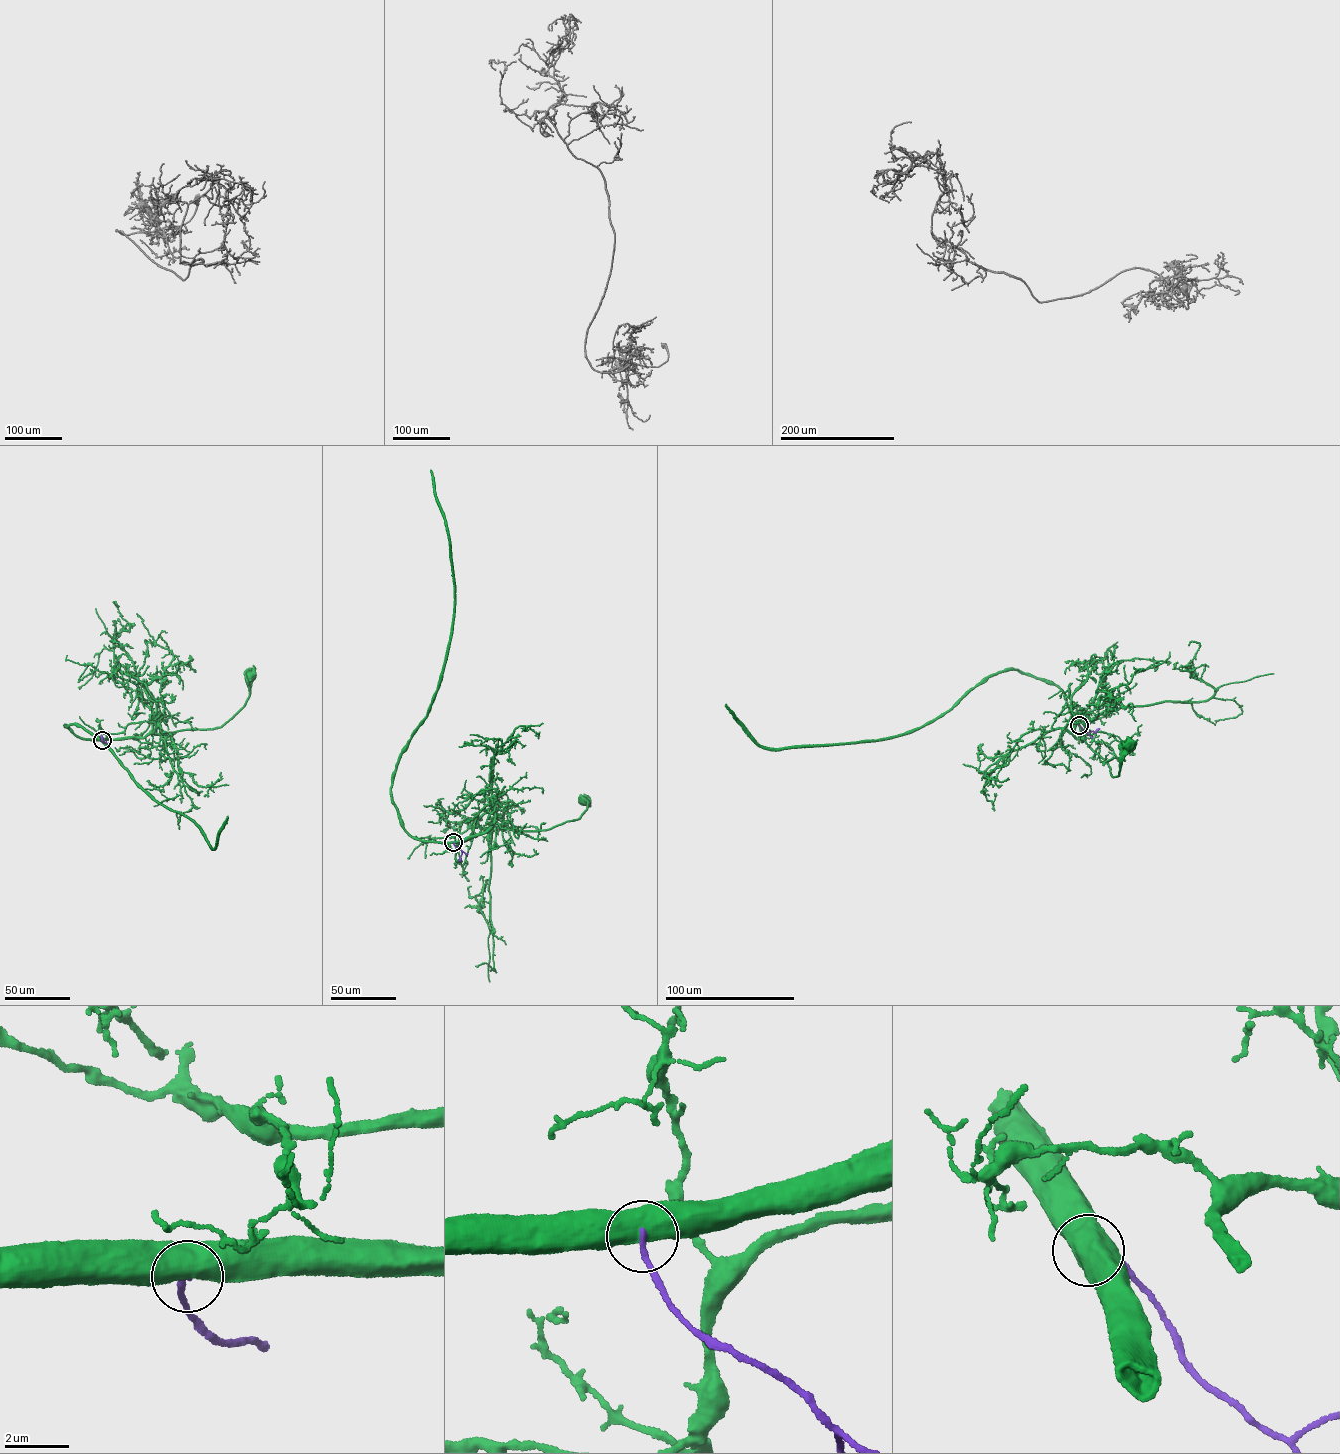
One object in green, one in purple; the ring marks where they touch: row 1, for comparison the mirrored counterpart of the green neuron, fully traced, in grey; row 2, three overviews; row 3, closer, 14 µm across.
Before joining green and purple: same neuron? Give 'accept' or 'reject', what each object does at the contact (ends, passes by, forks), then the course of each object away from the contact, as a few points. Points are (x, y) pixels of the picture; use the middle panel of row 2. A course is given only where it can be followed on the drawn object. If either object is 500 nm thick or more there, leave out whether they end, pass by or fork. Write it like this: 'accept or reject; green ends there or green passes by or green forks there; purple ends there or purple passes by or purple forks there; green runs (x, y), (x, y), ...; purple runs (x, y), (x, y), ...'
reject; green runs (453, 842), (487, 832), (496, 822), (501, 828), (520, 831), (551, 829), (579, 818), (586, 809), (587, 799); purple runs (453, 842), (462, 852), (459, 861)

